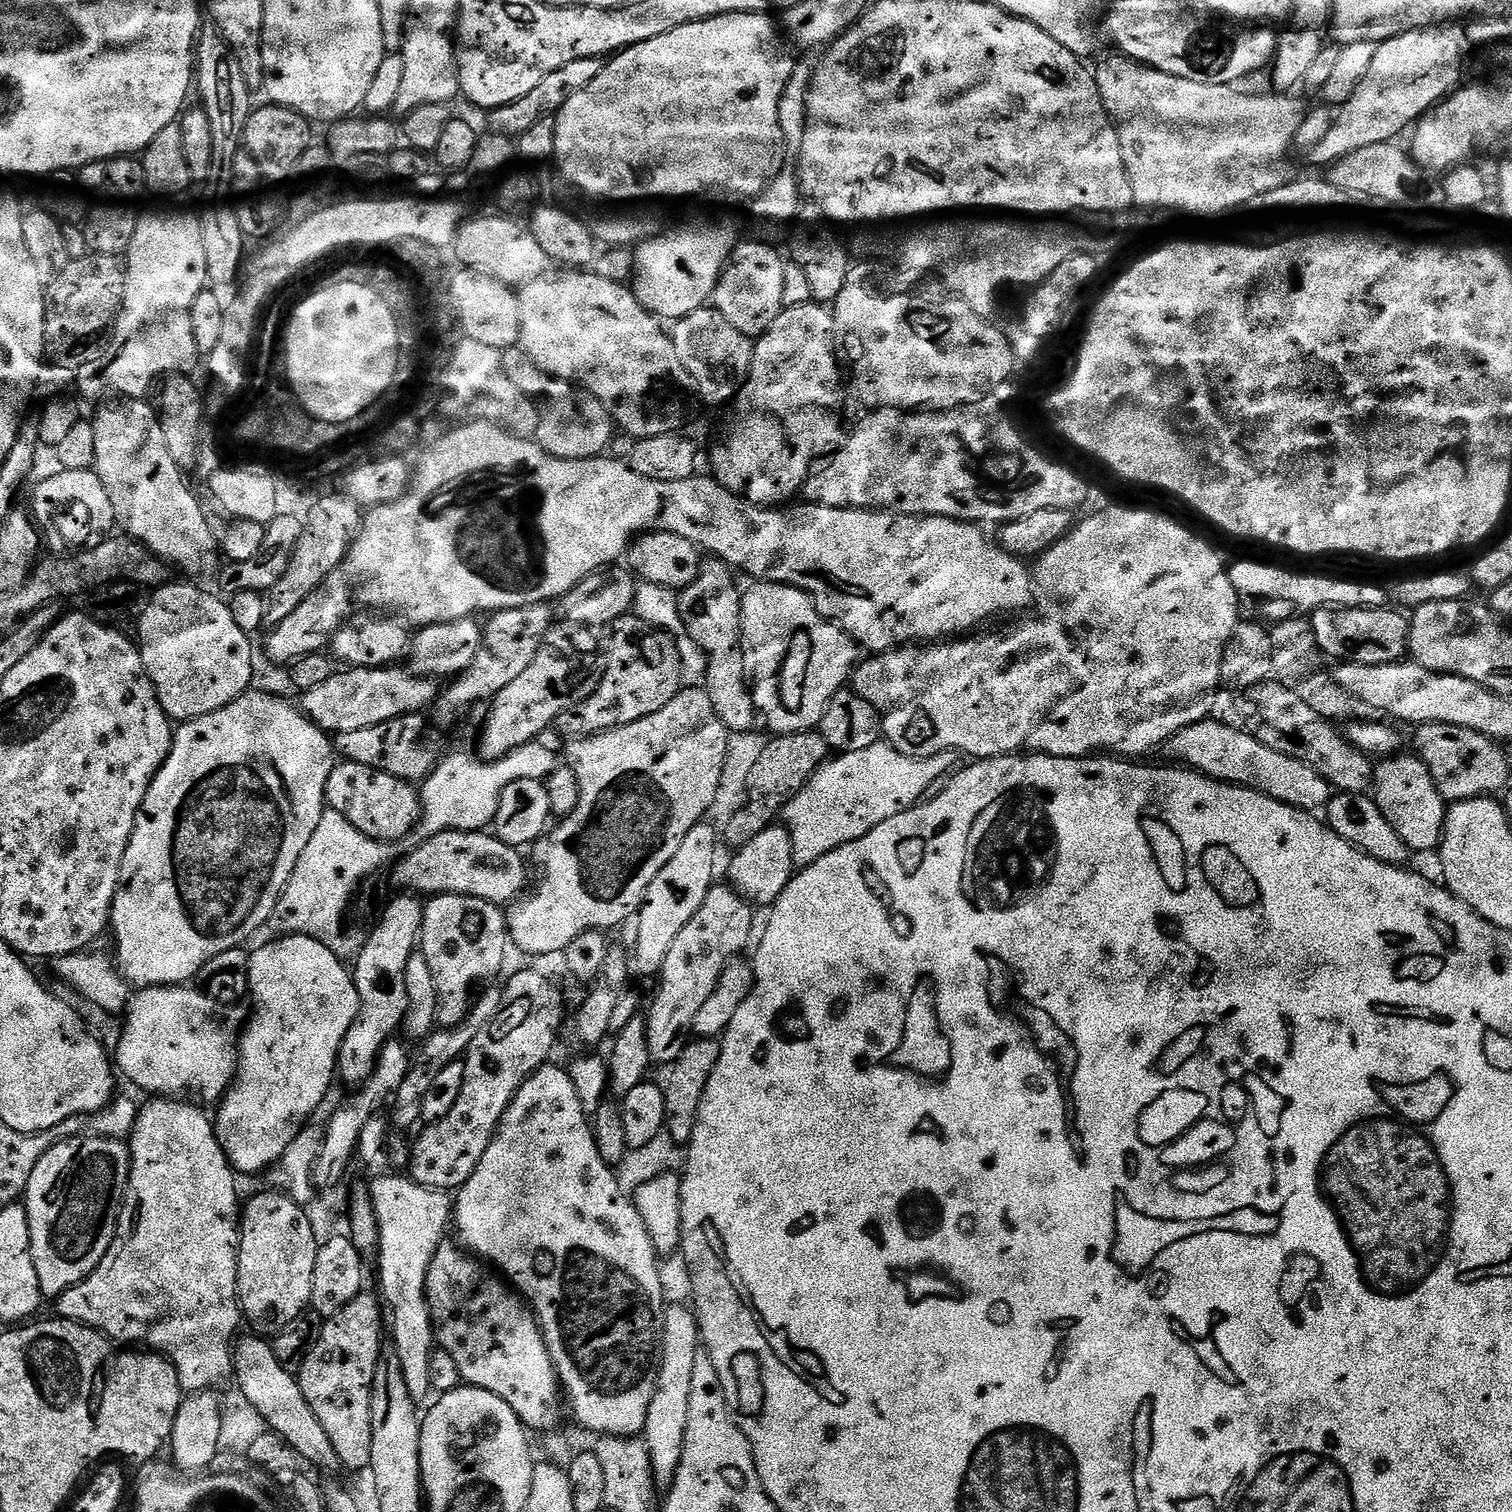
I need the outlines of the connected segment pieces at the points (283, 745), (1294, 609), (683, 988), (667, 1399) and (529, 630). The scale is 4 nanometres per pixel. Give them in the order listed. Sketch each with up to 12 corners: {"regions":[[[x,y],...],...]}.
{"regions":[[[249,690],[175,729],[110,932],[187,985],[272,917],[329,733]],[[1240,560],[1228,577],[1271,622],[1319,608],[1382,608],[1376,584]],[[713,883],[682,926],[648,1012],[670,1066],[752,936],[753,905]],[[669,1303],[660,1373],[642,1437],[653,1482],[672,1487],[682,1462],[700,1324]],[[551,603],[495,613],[478,658],[436,697],[454,727],[534,662]]]}

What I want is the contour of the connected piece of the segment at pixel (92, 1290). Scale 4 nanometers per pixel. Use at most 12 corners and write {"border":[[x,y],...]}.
{"border":[[152,1098],[116,1236],[55,1315],[181,1393],[233,1375],[238,1176],[213,1117]]}

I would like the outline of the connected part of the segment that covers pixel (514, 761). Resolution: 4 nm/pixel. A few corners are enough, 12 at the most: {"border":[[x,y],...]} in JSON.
{"border":[[540,740],[497,760],[454,752],[419,789],[421,837],[478,832],[502,790],[547,780]]}

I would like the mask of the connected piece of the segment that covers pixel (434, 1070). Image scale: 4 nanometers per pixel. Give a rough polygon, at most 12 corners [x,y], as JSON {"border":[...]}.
{"border":[[483,989],[466,1018],[419,1045],[391,1101],[400,1128],[421,1123],[435,1076],[461,1059],[500,1012],[502,992]]}

